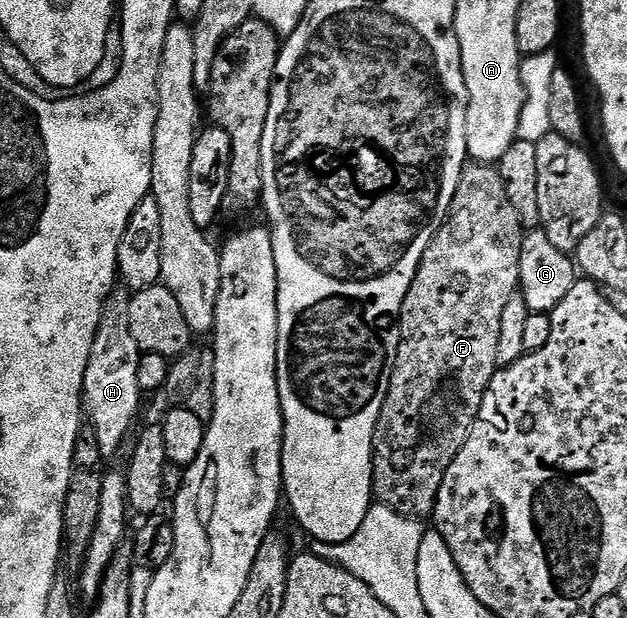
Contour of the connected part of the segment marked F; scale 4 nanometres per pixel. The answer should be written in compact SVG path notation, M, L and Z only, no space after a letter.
M481 163L467 164L458 180L456 195L448 202L448 209L450 214L446 222L437 226L424 251L396 321L398 349L396 345L392 353L388 370L390 384L386 387L386 398L374 432L373 496L377 504L387 505L402 516L415 519L426 519L433 514L440 483L464 447L466 434L478 416L482 397L499 368L496 347L500 317L507 298L519 288L524 230L508 201L497 168Z

